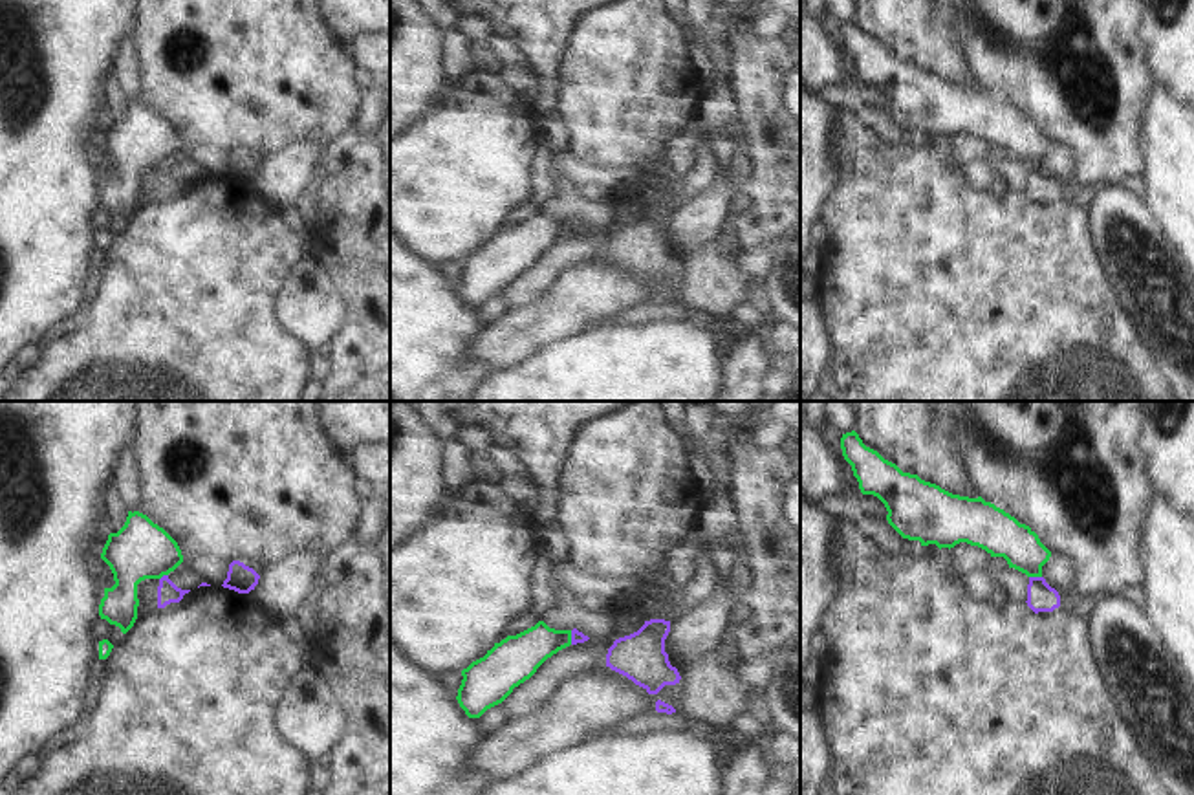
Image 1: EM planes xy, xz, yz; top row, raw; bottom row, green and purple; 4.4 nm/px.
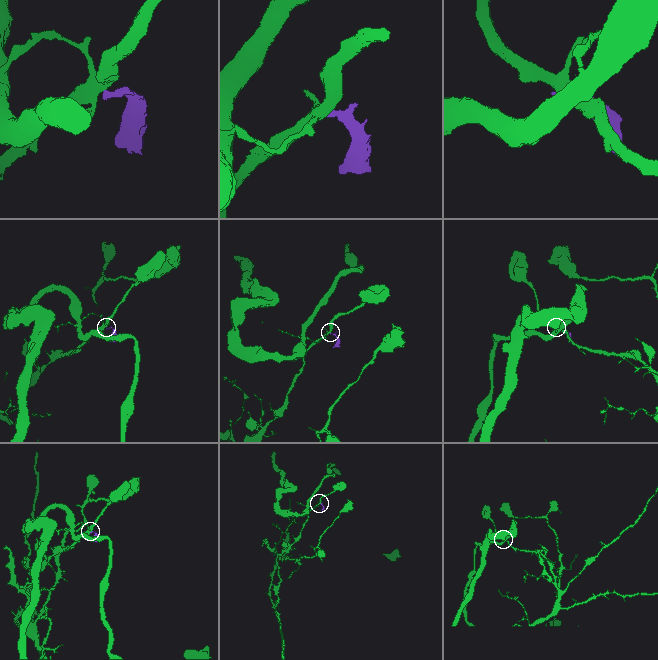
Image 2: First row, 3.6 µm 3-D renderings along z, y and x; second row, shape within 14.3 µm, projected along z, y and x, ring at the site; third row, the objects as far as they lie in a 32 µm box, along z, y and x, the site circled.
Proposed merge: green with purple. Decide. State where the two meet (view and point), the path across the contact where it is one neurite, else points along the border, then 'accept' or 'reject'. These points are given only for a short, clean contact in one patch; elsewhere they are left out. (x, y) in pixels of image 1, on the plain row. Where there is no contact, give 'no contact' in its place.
meets green in yz at (1035, 165); border along yz (1030, 165), (1041, 167); reject

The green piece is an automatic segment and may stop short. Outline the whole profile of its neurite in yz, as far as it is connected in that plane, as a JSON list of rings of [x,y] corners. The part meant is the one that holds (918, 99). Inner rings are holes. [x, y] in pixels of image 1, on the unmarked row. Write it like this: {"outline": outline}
{"outline": [[[855,20],[842,24],[841,38],[861,82],[885,93],[888,114],[903,128],[919,130],[921,136],[936,134],[939,139],[967,132],[991,147],[1004,147],[1009,158],[1027,167],[1042,167],[1051,141],[1029,115],[1004,99],[982,86],[952,84],[917,64],[903,62],[866,37]]]}

